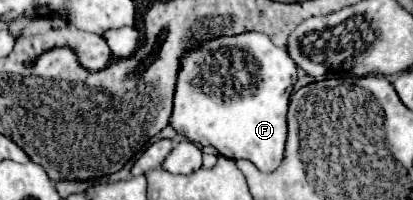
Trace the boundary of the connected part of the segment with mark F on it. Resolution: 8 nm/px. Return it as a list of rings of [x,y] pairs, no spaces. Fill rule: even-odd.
[[[249,31],[225,37],[225,57],[213,57],[211,45],[207,49],[205,41],[181,57],[171,127],[193,143],[215,147],[223,157],[247,159],[263,173],[275,171],[285,159],[287,107],[295,83],[295,61],[287,49],[273,45],[265,33]],[[223,75],[231,83],[233,93],[239,85],[241,97],[233,95],[233,99],[223,99]]]

